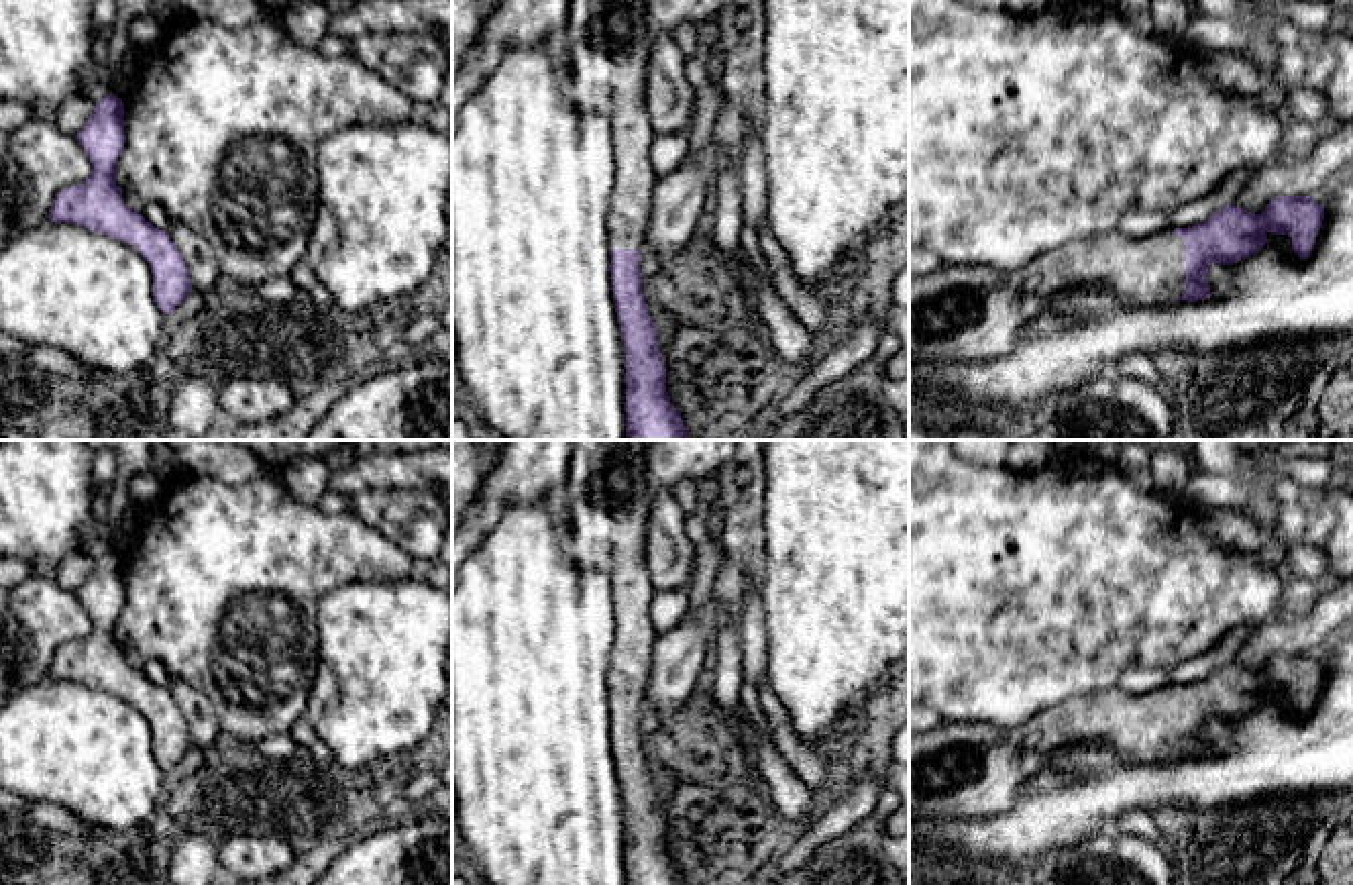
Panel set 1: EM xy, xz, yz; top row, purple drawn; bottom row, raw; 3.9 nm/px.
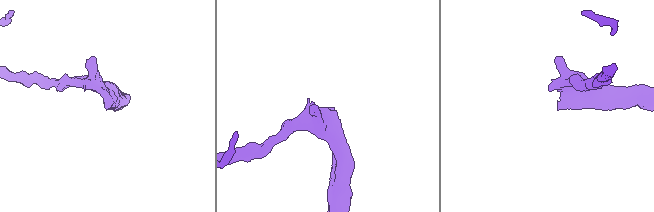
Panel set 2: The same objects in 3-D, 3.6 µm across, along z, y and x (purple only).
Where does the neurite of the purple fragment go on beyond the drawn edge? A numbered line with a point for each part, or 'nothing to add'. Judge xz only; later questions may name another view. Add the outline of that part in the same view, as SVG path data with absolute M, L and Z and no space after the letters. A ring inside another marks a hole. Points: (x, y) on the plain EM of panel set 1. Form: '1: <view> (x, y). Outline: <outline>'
1: xz (612, 484). Outline: M577 440L569 461L564 512L571 534L564 557L575 567L609 577L613 593L613 648L607 669L609 706L642 706L658 632L650 620L654 587L646 569L648 512L656 493L679 481L703 481L734 461L740 440Z

